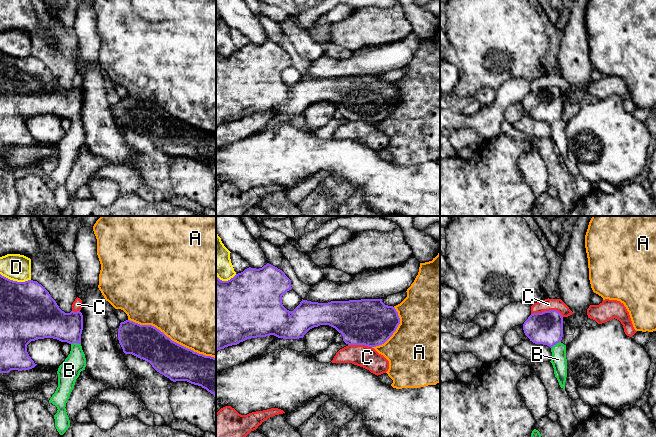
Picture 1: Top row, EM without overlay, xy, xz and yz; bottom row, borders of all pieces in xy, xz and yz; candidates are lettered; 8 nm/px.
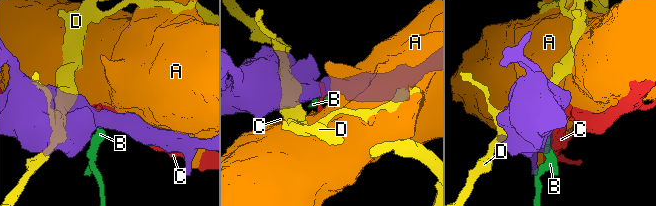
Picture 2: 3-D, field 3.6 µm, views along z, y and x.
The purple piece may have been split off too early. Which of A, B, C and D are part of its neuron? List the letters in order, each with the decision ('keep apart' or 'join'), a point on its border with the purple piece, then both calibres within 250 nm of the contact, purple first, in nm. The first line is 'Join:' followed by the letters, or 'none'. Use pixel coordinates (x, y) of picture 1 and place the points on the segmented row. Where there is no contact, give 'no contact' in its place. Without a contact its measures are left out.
Join: B
A: keep apart; contact xy (171, 340); calibres 280 and 480 nm
B: join; contact xy (75, 342); calibres 260 and 170 nm
C: keep apart; contact yz (547, 311); calibres 260 and 100 nm
D: keep apart; contact xy (15, 281); calibres 440 and 220 nm

